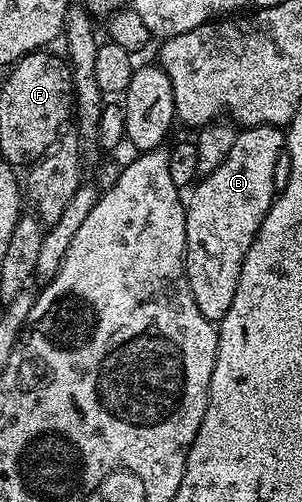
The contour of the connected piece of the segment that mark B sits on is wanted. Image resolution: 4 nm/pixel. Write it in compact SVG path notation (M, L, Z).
M270 125L245 127L237 130L234 146L226 161L214 169L214 173L203 176L191 188L192 200L186 203L186 245L184 246L184 272L190 285L190 293L194 293L194 301L202 317L211 323L219 324L222 317L230 310L234 302L234 289L238 289L238 277L242 273L242 261L246 261L246 253L250 253L250 245L256 239L258 229L272 208L272 201L278 194L276 183L276 166L282 163L286 151L286 135L281 128Z

